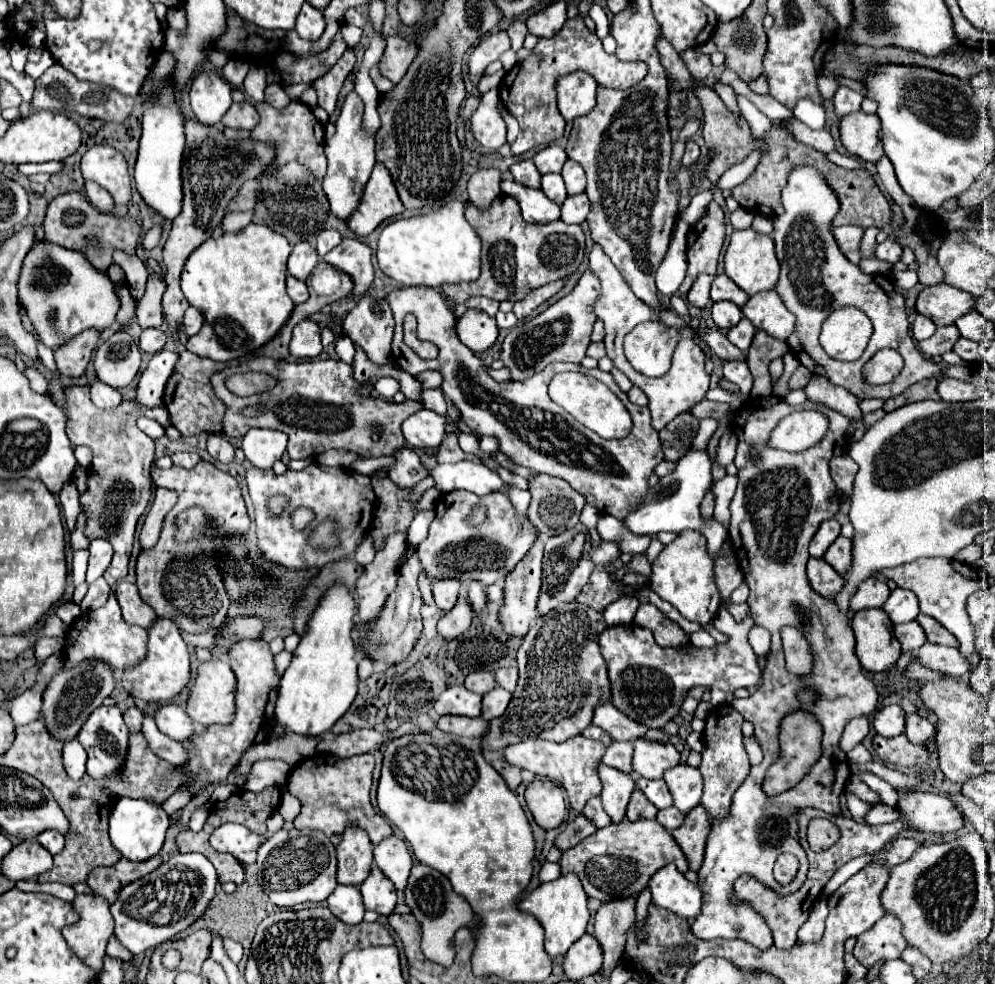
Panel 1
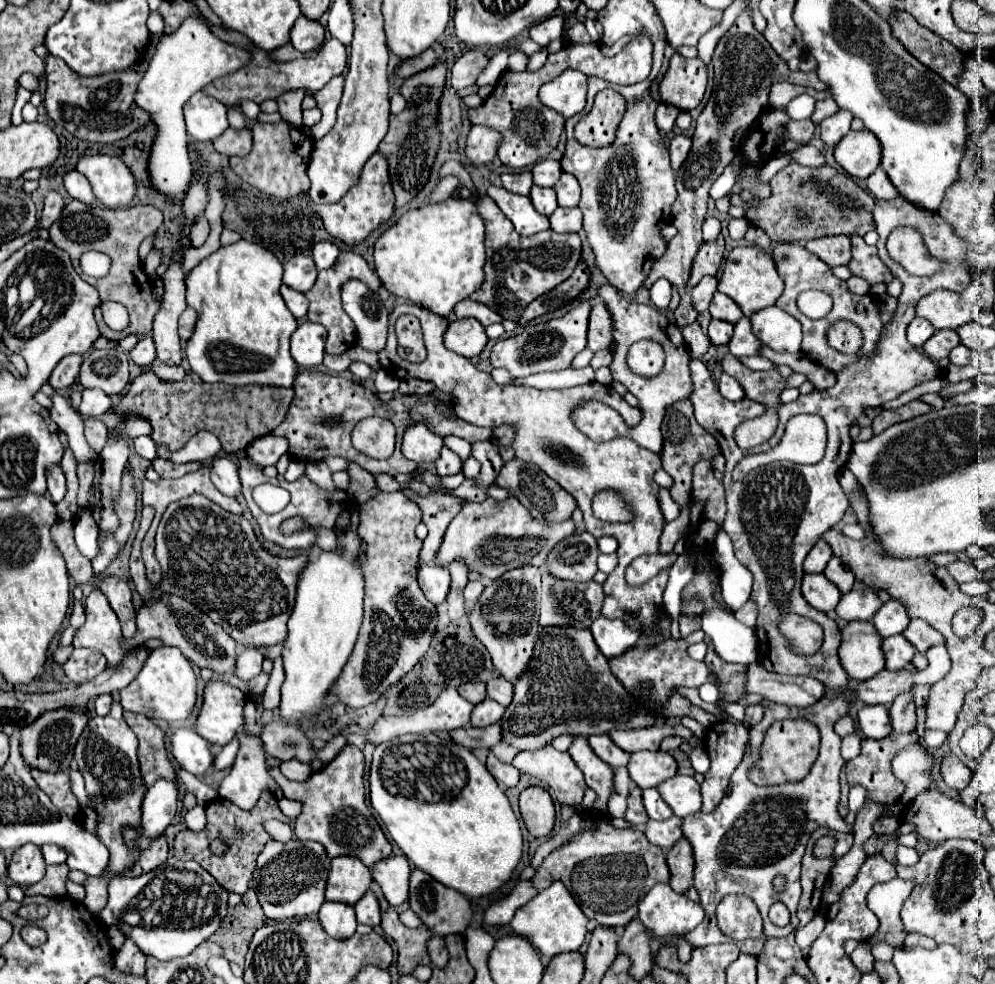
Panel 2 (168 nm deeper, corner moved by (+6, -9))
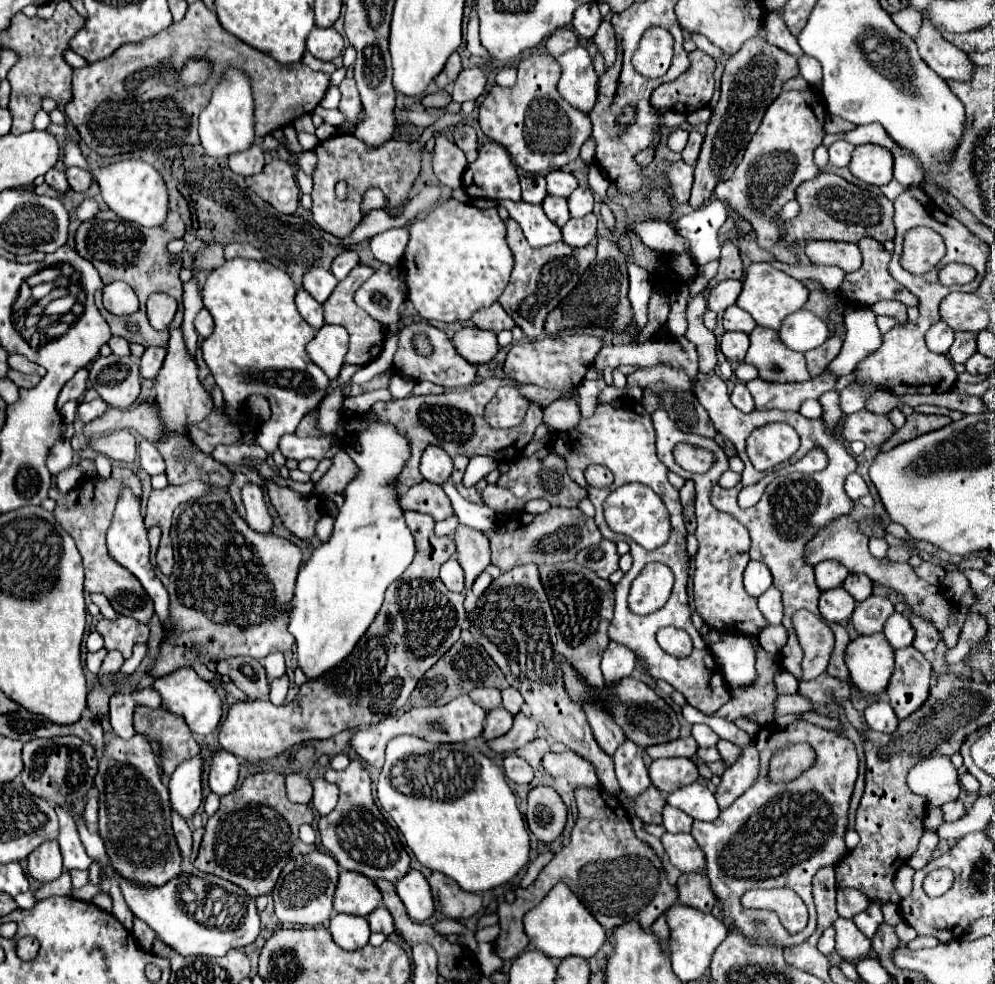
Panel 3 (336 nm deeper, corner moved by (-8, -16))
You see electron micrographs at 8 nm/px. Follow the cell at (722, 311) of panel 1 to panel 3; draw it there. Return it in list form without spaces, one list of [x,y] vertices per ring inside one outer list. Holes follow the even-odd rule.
[[[726,332],[720,340],[720,350],[732,362],[742,362],[748,350],[748,334],[744,332]]]

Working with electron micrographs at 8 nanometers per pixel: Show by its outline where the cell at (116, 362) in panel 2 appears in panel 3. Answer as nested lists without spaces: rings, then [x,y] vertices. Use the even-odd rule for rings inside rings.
[[[98,356],[90,368],[90,382],[106,404],[130,408],[140,394],[140,370],[132,358]]]

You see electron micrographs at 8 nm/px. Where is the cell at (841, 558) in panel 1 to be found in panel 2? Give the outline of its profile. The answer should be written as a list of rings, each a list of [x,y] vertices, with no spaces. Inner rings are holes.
[[[832,557],[832,559],[830,559],[824,575],[826,575],[842,593],[848,593],[848,591],[852,589],[852,585],[854,585],[854,579],[856,579],[854,573],[852,573],[838,557]]]

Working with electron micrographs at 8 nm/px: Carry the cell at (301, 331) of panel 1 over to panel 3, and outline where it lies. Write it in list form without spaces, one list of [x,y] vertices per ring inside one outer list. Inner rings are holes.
[[[324,324],[316,336],[308,342],[308,358],[324,370],[324,374],[334,380],[344,364],[344,354],[348,352],[348,332],[342,326]]]

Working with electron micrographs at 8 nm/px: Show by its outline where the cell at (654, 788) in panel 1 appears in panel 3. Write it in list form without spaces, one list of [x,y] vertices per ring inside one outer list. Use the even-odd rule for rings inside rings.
[[[670,804],[664,806],[662,810],[662,824],[668,832],[690,832],[690,826],[692,826],[694,820],[690,820],[690,816],[686,816],[682,810],[678,808],[672,808]]]

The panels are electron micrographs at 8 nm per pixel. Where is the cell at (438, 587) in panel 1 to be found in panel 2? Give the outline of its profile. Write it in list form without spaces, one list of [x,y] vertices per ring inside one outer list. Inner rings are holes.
[[[426,563],[418,571],[418,583],[428,601],[440,605],[450,589],[450,573],[446,567],[440,567],[436,563]]]

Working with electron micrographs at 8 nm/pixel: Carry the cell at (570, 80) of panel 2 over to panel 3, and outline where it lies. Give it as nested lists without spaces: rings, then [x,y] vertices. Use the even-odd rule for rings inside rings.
[[[572,48],[556,58],[562,66],[562,80],[558,84],[560,96],[576,110],[588,114],[598,96],[598,76],[594,72],[586,48]]]

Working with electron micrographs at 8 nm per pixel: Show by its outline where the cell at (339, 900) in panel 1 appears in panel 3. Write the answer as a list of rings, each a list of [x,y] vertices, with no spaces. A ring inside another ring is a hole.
[[[336,914],[330,918],[330,934],[334,942],[344,950],[358,950],[368,944],[370,926],[362,916]]]

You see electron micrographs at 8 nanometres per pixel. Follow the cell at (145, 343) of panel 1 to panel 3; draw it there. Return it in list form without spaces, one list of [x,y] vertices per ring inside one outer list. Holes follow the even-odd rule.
[[[162,346],[146,348],[146,352],[140,358],[140,376],[156,378],[156,374],[160,372],[160,368],[164,364],[164,358],[166,358],[166,348],[162,348]]]

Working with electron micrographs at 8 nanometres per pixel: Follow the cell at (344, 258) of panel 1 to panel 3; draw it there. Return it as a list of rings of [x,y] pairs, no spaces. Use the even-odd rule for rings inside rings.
[[[358,264],[358,268],[354,268],[342,282],[338,282],[338,286],[330,294],[330,298],[324,302],[324,322],[326,324],[340,324],[350,334],[350,348],[348,348],[348,354],[346,354],[346,362],[348,364],[368,364],[380,354],[380,350],[384,346],[384,330],[382,330],[382,326],[376,320],[370,320],[370,316],[366,316],[366,312],[362,312],[354,304],[354,292],[372,274],[374,274],[374,268],[370,268],[366,264]]]

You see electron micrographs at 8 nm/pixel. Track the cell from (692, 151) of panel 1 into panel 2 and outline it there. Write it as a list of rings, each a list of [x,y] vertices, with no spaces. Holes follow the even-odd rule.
[[[674,135],[674,137],[670,139],[668,151],[670,151],[670,159],[672,159],[672,169],[674,169],[674,171],[678,171],[680,165],[684,163],[684,159],[686,159],[686,155],[688,155],[688,151],[690,151],[690,145],[692,145],[692,141],[690,141],[690,137],[686,137],[686,135]]]

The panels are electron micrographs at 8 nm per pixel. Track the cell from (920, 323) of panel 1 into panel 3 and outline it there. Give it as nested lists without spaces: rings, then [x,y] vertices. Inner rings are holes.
[[[942,320],[930,326],[930,330],[926,332],[926,346],[936,354],[946,354],[952,342],[954,342],[954,330]]]

